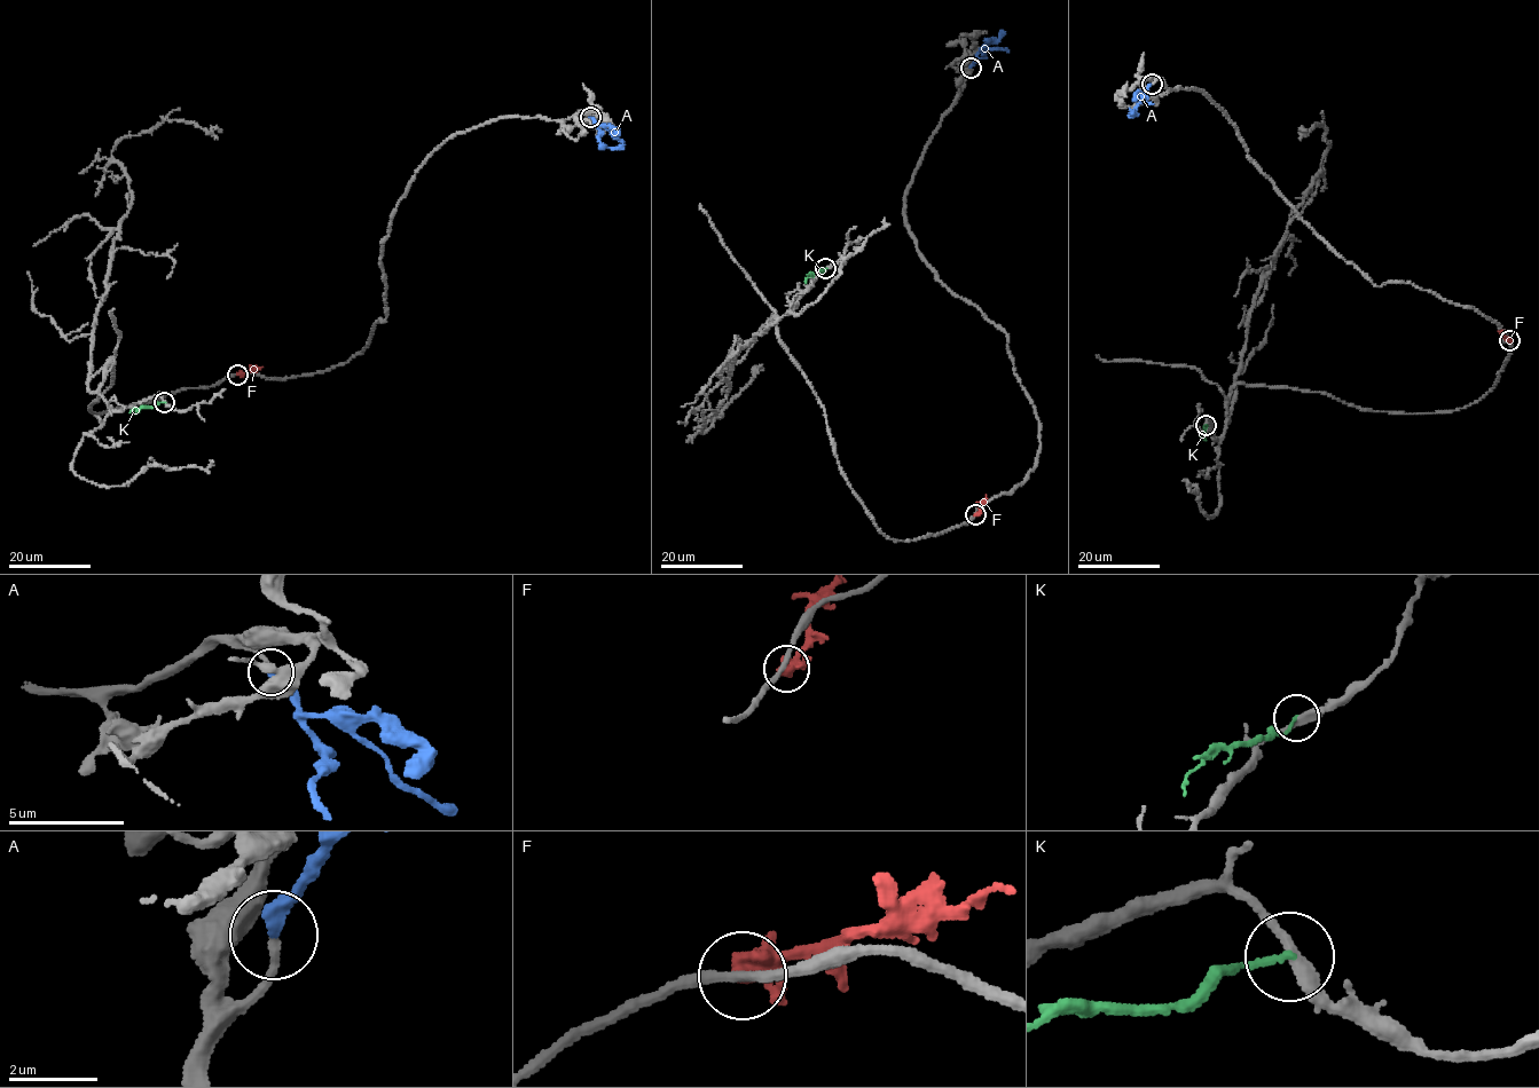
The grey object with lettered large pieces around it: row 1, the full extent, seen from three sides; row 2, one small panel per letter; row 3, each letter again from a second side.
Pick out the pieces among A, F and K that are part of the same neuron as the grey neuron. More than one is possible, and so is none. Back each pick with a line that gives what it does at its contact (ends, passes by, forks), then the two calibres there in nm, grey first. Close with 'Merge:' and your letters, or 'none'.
A: it ends | 170/300 nm
Merge: A

